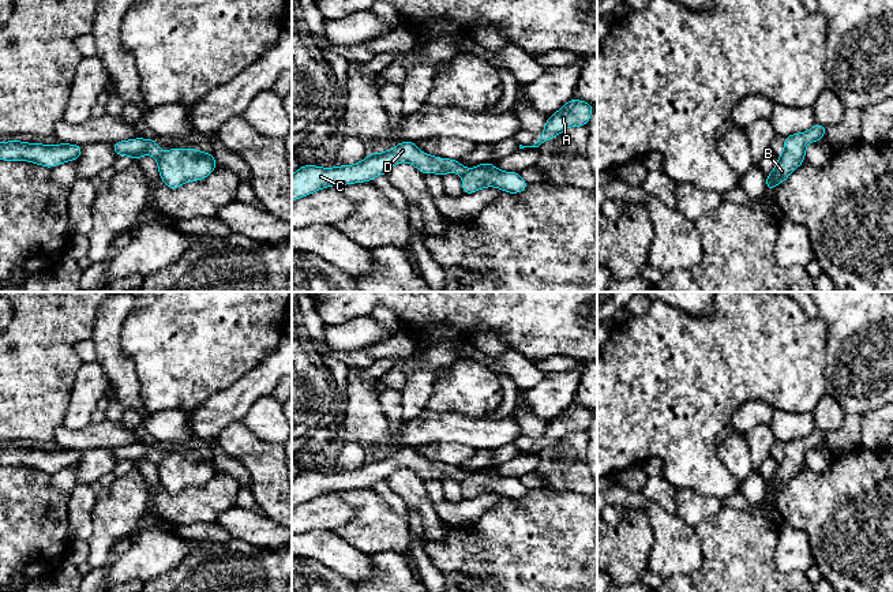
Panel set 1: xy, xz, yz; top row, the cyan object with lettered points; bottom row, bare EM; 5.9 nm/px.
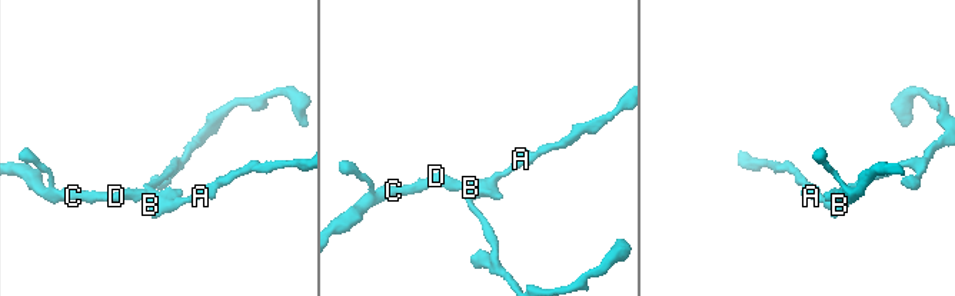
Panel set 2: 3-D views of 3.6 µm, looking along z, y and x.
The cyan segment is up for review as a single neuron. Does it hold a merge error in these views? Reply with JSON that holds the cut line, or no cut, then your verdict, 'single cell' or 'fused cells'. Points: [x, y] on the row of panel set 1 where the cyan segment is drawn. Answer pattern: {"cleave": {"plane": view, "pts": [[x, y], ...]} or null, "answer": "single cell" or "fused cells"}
{"cleave": {"plane": "xy", "pts": [[162, 152], [157, 158]]}, "answer": "fused cells"}

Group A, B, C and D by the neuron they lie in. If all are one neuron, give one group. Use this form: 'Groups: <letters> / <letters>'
Groups: A B / C D

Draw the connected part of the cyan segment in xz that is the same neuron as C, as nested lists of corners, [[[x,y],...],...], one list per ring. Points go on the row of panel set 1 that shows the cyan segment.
[[[401,142],[384,153],[369,153],[363,161],[353,165],[334,168],[300,166],[292,175],[292,202],[326,187],[372,181],[399,162],[409,162],[424,175],[444,176],[453,172],[464,176],[468,172],[468,168],[455,160],[425,154],[416,147],[416,142]]]

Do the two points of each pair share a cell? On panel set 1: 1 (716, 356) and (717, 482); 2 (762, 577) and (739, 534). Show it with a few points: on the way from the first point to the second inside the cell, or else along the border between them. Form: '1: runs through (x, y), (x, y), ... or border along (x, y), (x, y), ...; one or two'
1: runs through (705, 388), (705, 450); one
2: runs through (751, 566), (739, 554), (739, 544); one

